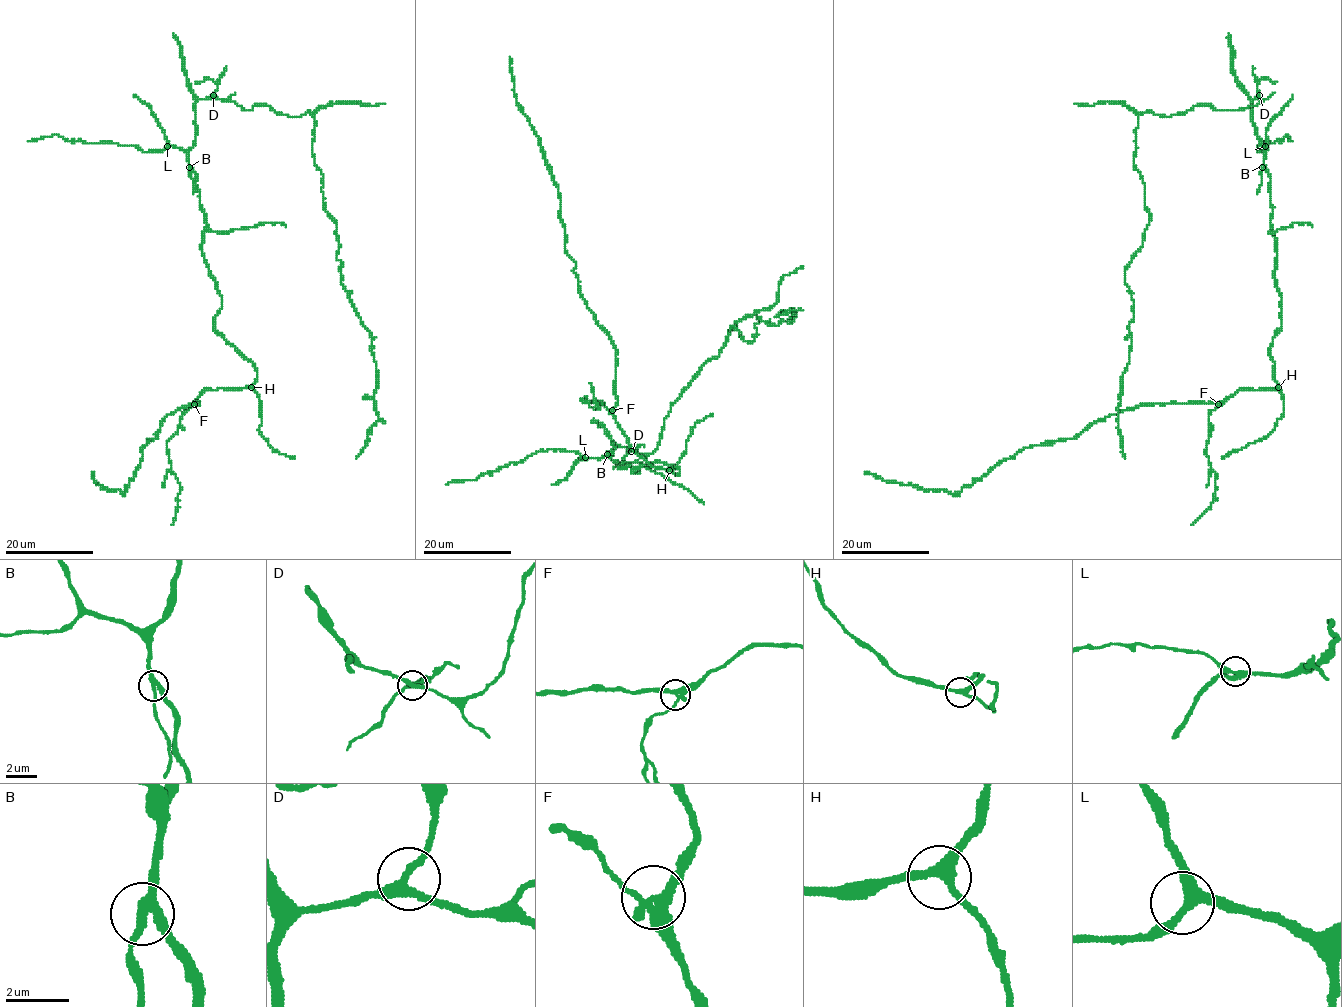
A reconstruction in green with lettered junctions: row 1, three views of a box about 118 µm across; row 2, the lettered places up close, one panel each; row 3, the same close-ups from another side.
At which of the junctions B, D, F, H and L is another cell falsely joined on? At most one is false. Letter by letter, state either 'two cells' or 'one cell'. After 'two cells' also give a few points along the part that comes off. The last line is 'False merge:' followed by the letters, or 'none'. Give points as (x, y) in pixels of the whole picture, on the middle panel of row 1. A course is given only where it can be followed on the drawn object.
B: two cells
D: one cell
F: one cell
H: one cell
L: one cell
False merge: B

